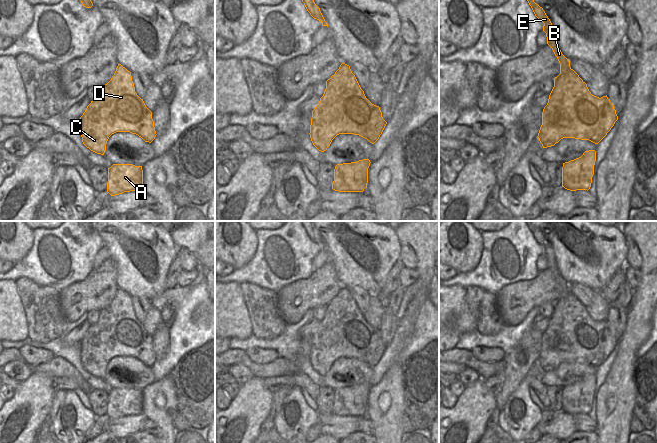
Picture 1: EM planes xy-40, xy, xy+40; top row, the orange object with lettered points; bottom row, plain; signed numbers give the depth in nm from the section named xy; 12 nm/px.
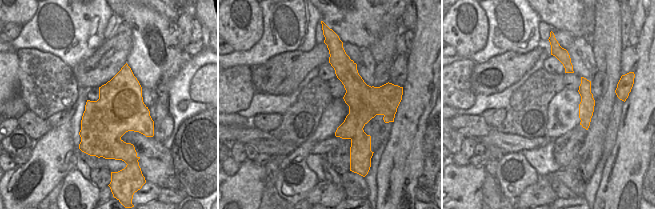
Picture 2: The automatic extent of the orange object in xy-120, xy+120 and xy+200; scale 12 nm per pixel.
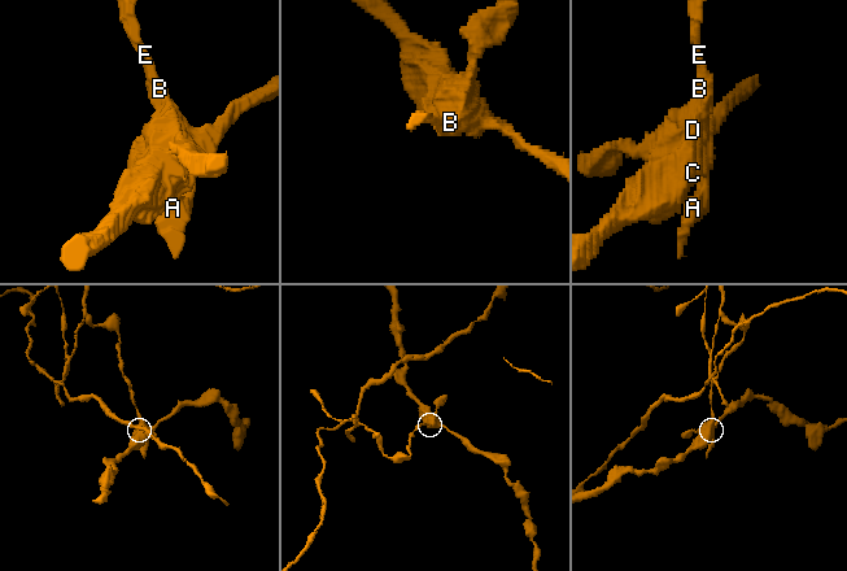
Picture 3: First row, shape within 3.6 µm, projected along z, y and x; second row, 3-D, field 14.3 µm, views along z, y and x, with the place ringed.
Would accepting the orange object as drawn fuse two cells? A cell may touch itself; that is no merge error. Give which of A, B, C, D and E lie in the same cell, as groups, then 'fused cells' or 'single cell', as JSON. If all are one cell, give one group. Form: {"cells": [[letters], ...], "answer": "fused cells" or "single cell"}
{"cells": [["A", "B", "E"], ["C", "D"]], "answer": "fused cells"}

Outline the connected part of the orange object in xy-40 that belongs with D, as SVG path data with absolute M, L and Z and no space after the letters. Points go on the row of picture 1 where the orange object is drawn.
M121 64L80 117L82 142L97 154L104 155L109 137L116 132L136 134L149 143L157 135L152 112L135 92L131 72Z

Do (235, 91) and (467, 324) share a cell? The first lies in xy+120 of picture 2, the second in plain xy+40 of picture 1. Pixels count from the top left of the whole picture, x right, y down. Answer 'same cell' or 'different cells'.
different cells

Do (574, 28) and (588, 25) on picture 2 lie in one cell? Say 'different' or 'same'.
different

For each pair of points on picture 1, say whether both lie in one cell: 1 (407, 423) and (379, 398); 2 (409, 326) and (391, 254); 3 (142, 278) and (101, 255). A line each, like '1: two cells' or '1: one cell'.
1: two cells
2: two cells
3: two cells

